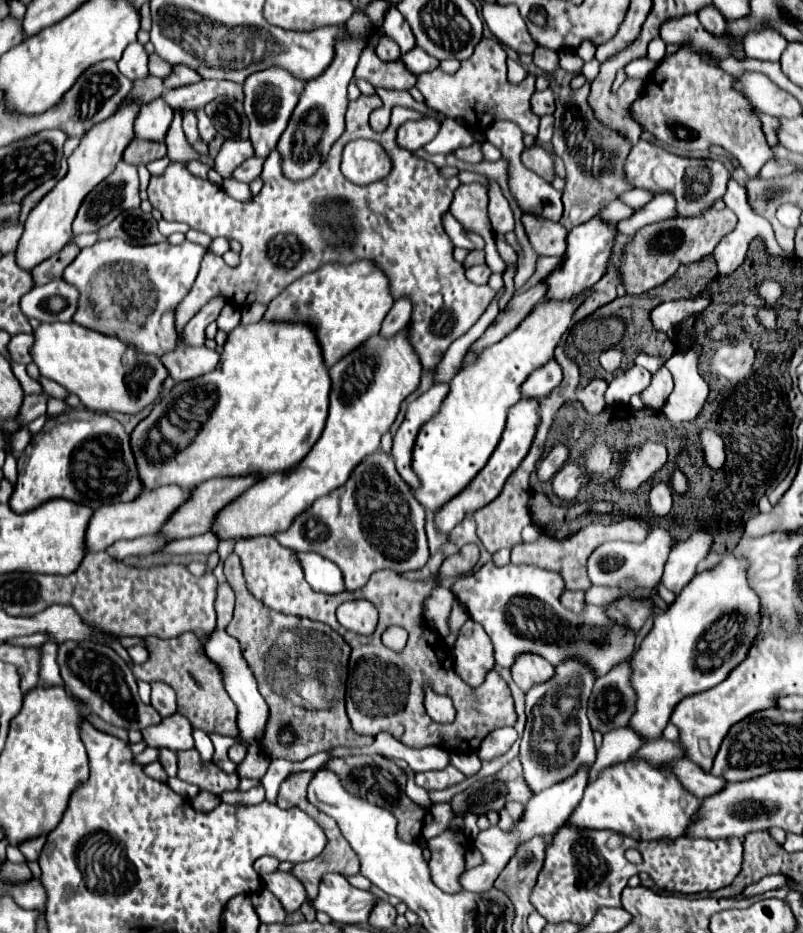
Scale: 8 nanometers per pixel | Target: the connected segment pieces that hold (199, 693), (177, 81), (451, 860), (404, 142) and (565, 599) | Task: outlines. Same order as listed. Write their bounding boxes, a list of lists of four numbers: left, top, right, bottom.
[[128,633,238,737],[164,65,200,89],[428,831,470,893],[396,117,438,153],[560,589,584,615]]

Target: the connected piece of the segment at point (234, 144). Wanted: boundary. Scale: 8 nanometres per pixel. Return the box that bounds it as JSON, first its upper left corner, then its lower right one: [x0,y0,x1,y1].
[214,141,252,179]

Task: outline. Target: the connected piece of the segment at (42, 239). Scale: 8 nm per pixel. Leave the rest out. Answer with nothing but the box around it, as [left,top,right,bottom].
[16,99,142,269]

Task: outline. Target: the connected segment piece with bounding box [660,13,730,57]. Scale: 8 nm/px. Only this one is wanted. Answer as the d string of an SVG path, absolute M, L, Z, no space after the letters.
M688 13L684 17L672 17L672 21L664 21L664 25L660 25L660 37L666 43L692 43L696 53L708 51L720 57L730 55L722 39L704 31L696 13Z

